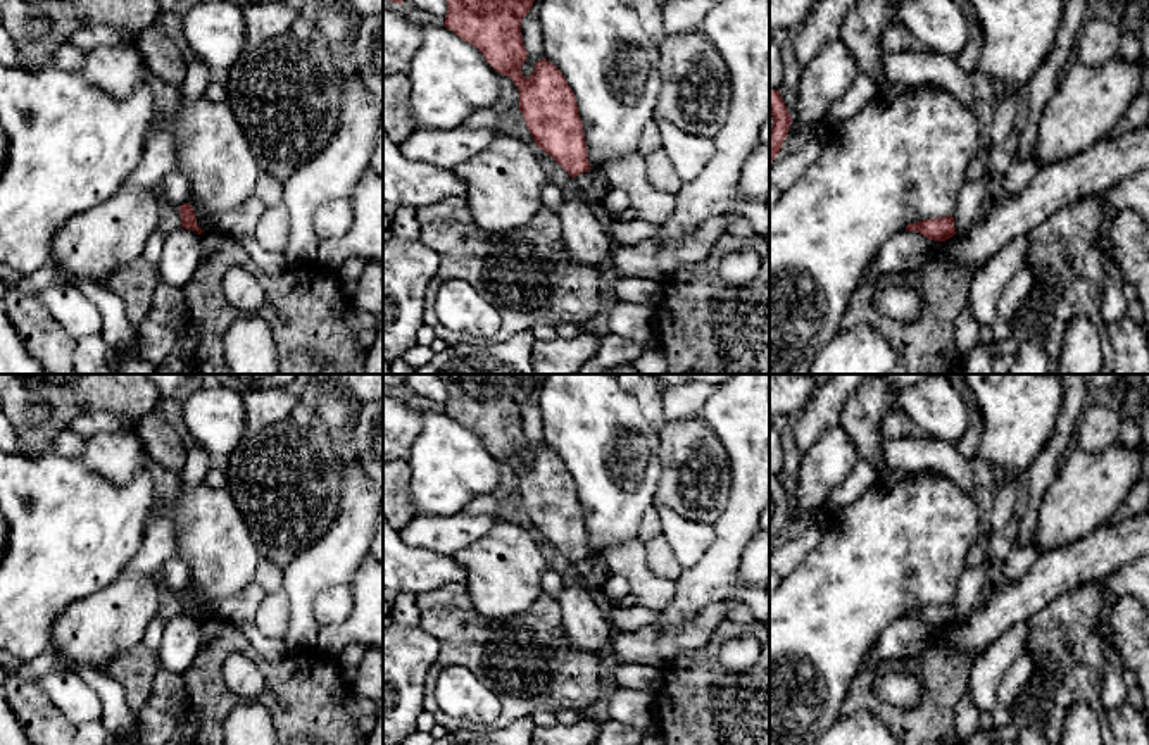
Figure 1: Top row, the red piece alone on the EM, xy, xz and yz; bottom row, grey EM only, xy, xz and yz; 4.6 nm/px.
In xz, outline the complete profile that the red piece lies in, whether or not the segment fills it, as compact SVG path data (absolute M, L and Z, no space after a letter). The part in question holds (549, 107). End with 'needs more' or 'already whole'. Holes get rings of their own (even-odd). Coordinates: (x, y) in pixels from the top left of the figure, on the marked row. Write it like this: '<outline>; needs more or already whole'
M447 0L449 10L443 26L476 47L485 60L500 74L509 76L519 91L519 112L533 141L550 155L571 178L590 171L583 122L578 103L562 72L545 57L535 64L530 78L521 66L526 62L521 21L535 0Z; already whole

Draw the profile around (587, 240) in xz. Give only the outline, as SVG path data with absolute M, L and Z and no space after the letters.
M571 183L557 210L569 259L602 271L611 266L612 238L597 205Z

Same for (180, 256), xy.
M179 228L166 235L157 262L164 283L183 288L200 264L200 238L197 231Z

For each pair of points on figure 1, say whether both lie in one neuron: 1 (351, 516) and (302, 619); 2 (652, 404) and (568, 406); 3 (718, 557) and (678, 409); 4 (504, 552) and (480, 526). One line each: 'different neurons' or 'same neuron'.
1: same neuron
2: different neurons
3: different neurons
4: different neurons

